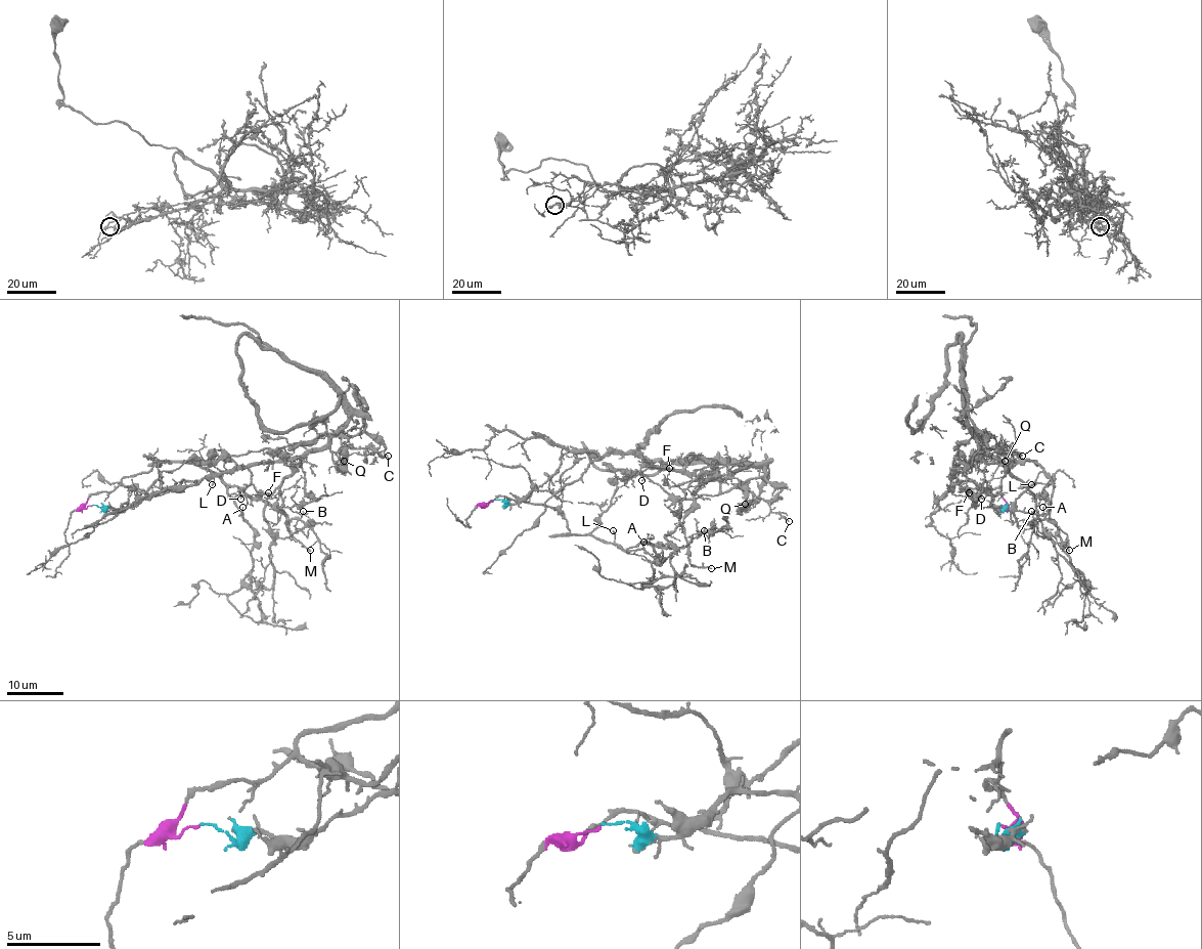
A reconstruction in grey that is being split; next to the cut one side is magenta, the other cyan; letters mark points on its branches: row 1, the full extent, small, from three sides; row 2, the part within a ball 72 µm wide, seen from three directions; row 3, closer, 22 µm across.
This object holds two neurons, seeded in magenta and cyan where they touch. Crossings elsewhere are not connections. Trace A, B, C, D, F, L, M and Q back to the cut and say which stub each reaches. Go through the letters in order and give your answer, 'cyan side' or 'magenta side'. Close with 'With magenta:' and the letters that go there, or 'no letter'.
A: magenta side
B: magenta side
C: cyan side
D: cyan side
F: cyan side
L: magenta side
M: magenta side
Q: cyan side
With magenta: A, B, L, M

